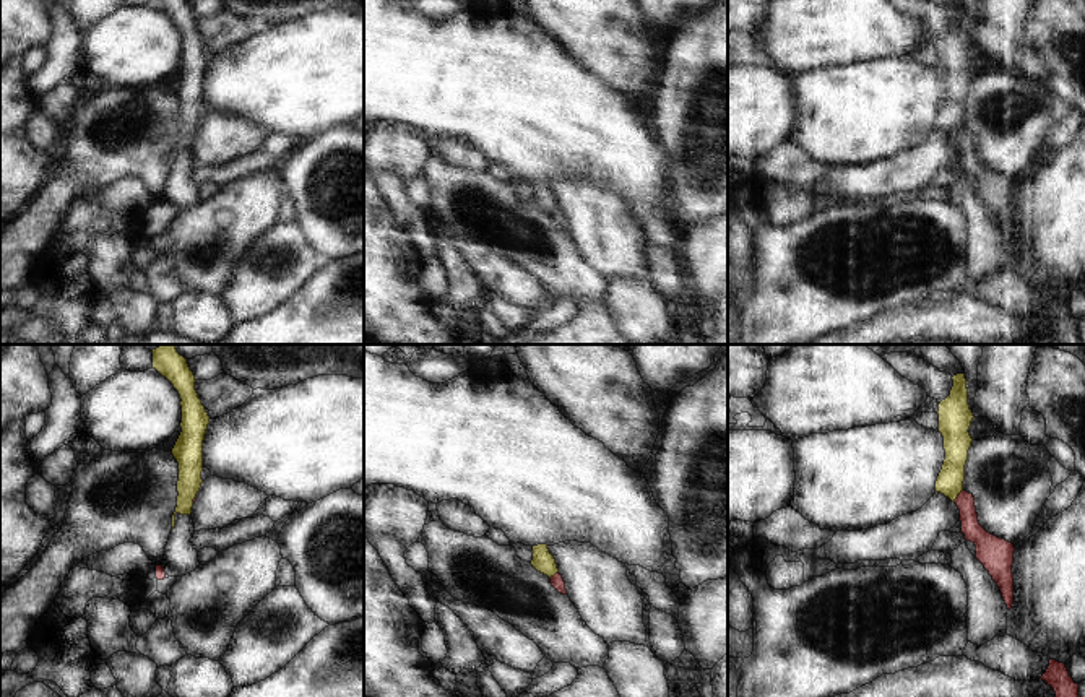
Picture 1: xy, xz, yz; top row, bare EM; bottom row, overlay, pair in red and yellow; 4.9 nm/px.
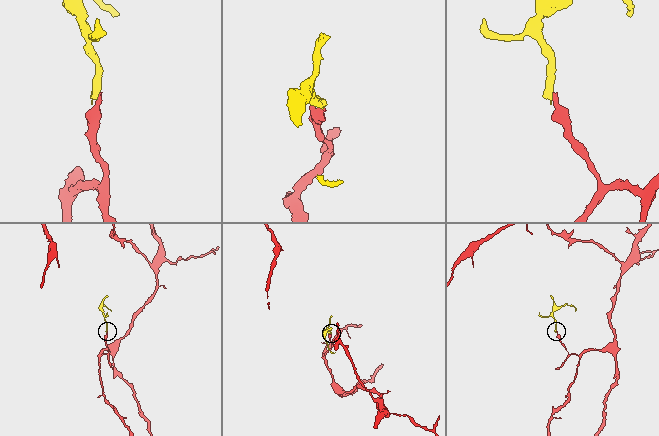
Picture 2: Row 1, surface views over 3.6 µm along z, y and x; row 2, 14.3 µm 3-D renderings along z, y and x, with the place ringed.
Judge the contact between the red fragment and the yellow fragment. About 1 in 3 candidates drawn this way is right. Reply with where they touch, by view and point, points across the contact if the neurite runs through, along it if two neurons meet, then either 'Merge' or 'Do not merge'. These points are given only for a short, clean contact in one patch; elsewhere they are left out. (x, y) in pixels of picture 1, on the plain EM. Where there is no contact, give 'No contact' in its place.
Touches red at yz (959, 132). Boundary: yz (962, 125), (954, 137). Do not merge

